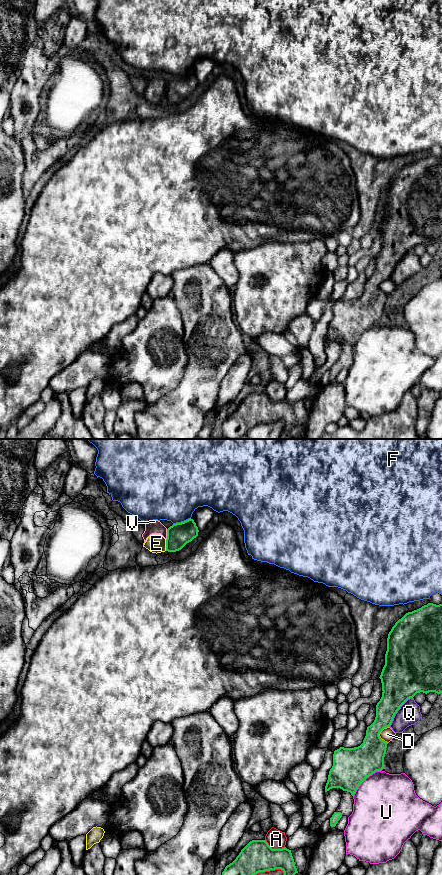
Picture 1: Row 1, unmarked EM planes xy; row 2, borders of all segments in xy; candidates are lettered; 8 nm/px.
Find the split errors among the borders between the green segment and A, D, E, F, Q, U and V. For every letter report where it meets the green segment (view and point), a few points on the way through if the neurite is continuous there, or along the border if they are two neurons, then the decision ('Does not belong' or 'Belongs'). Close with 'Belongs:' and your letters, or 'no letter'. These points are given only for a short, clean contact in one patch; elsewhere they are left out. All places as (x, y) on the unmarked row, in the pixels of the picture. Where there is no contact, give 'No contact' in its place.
A: Touches green at xy (274, 401). Does not belong
D: Touches green at xy (379, 285). Does not belong
E: Touches green at xy (166, 97). Does not belong
F: Touches green at xy (181, 74). Does not belong
Q: Touches green at xy (397, 262). Boundary: xy (412, 249), (400, 259), (389, 278). Does not belong
U: Touches green at xy (364, 331). Does not belong
V: Touches green at xy (167, 86). Boundary: xy (167, 81), (166, 91). Does not belong
Belongs: no letter

